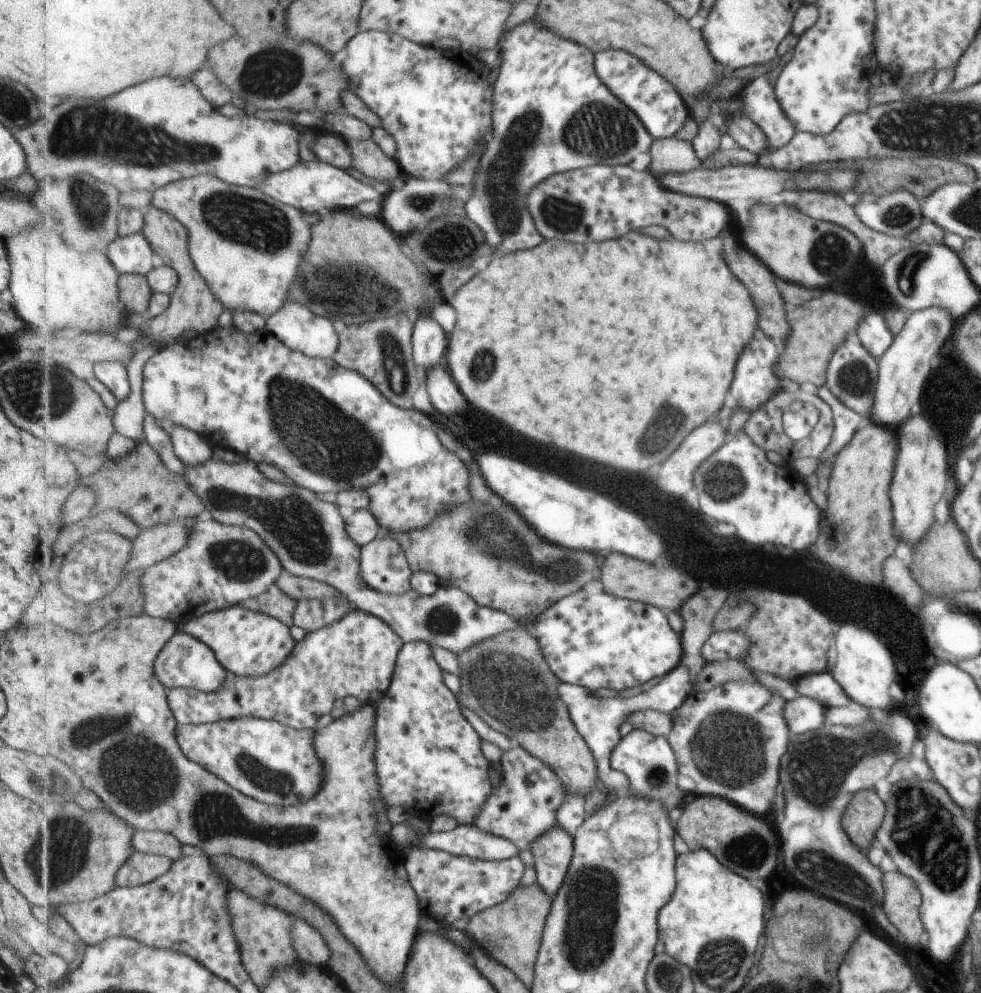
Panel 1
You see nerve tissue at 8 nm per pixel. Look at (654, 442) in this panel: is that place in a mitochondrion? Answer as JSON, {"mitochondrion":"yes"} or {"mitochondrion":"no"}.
{"mitochondrion":"yes"}

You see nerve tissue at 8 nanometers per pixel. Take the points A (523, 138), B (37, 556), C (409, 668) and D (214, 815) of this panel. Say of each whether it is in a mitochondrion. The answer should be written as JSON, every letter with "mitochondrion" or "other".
{"A":"mitochondrion","B":"other","C":"other","D":"mitochondrion"}

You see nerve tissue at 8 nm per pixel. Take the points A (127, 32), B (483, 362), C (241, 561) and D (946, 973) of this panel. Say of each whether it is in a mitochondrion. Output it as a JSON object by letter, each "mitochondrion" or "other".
{"A":"other","B":"mitochondrion","C":"mitochondrion","D":"other"}

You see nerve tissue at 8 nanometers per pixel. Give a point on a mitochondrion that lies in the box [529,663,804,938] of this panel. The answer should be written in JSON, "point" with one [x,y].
{"point":[727,747]}

